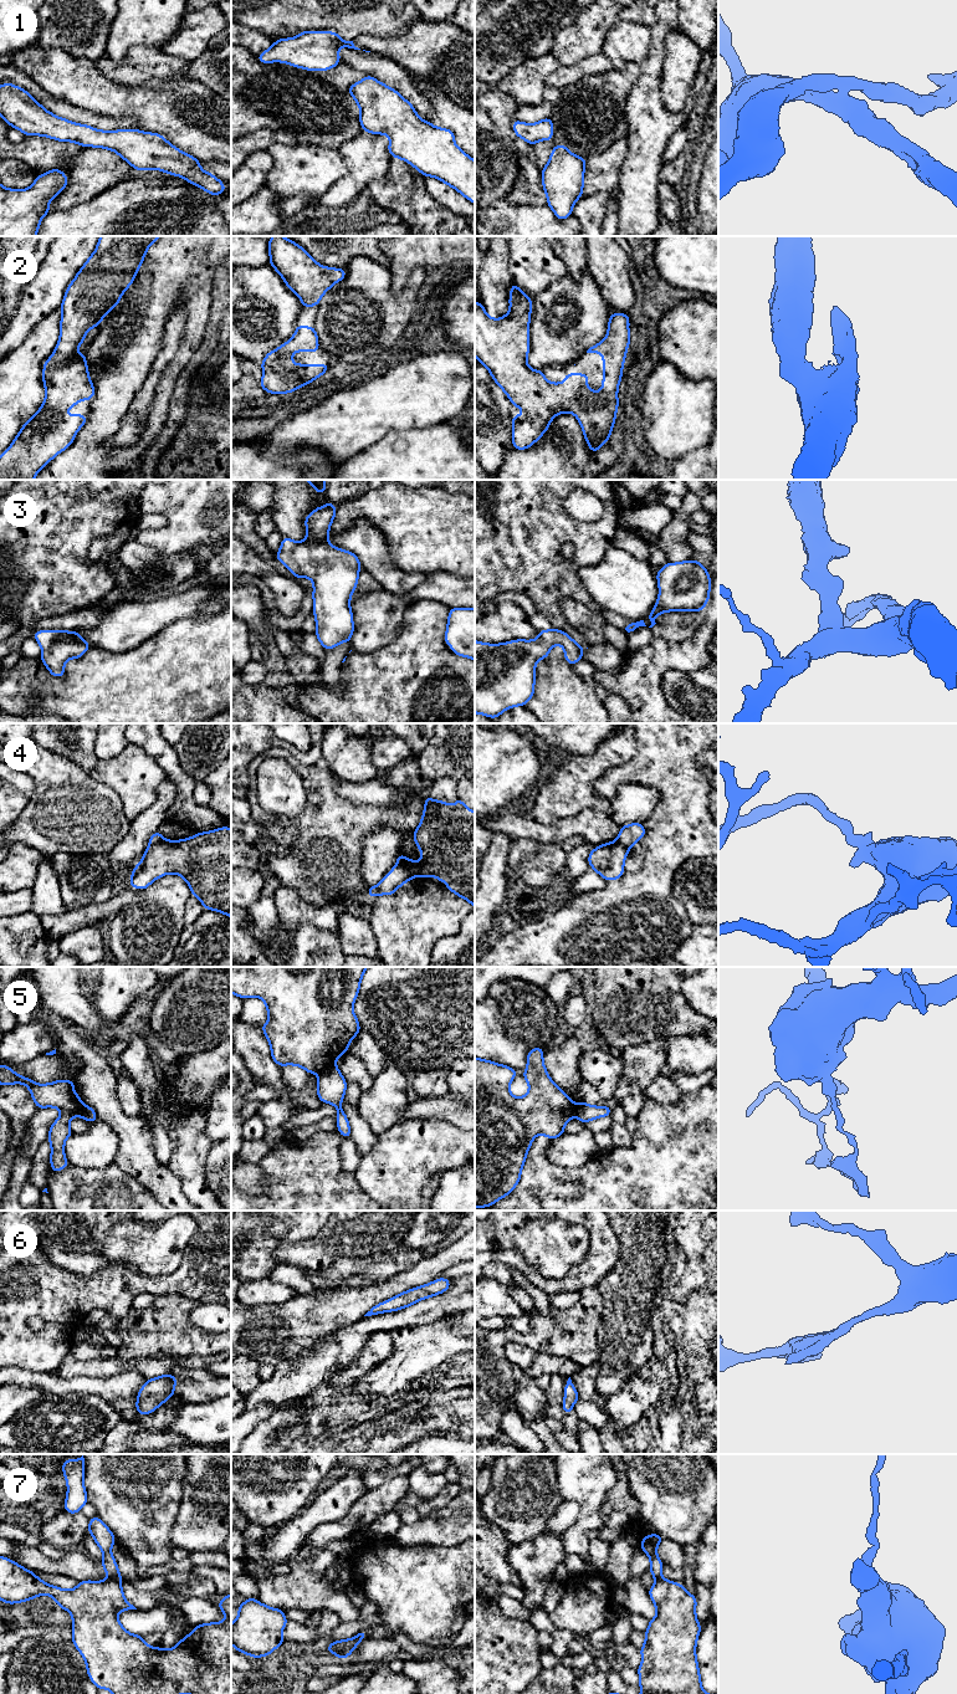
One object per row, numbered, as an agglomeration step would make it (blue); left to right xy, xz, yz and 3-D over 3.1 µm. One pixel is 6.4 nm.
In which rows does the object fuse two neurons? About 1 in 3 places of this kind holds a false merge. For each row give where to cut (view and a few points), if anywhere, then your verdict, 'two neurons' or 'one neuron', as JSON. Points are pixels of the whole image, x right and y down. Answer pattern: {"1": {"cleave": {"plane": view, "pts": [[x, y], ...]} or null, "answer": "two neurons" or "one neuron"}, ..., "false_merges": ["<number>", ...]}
{"1": {"cleave": null, "answer": "one neuron"}, "2": {"cleave": null, "answer": "one neuron"}, "3": {"cleave": null, "answer": "one neuron"}, "4": {"cleave": {"plane": "xz", "pts": [[395, 865], [414, 875]]}, "answer": "two neurons"}, "5": {"cleave": {"plane": "xz", "pts": [[333, 1063], [320, 1074]]}, "answer": "two neurons"}, "6": {"cleave": null, "answer": "one neuron"}, "7": {"cleave": {"plane": "xy", "pts": [[109, 1576], [119, 1582]]}, "answer": "two neurons"}, "false_merges": ["4", "5", "7"]}

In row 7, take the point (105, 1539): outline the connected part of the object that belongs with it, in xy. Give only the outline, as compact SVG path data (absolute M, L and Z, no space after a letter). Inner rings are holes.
M94 1516L88 1521L89 1525L87 1531L93 1536L104 1556L102 1561L103 1570L109 1577L121 1582L122 1575L119 1573L117 1562L111 1552L111 1549L116 1542L114 1535L99 1518Z

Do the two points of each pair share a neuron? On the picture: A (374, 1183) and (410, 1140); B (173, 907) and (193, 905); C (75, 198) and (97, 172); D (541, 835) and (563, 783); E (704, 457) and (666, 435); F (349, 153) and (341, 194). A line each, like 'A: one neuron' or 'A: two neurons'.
A: one neuron
B: two neurons
C: one neuron
D: two neurons
E: two neurons
F: one neuron

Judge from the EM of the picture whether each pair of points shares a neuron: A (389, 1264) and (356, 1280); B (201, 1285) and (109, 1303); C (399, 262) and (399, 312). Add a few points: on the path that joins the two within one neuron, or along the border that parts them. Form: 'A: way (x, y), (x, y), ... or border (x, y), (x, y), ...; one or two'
A: border (334, 1278), (361, 1274), (380, 1283); two
B: way (179, 1284), (134, 1284), (132, 1286); one
C: border (397, 292), (407, 293); two

